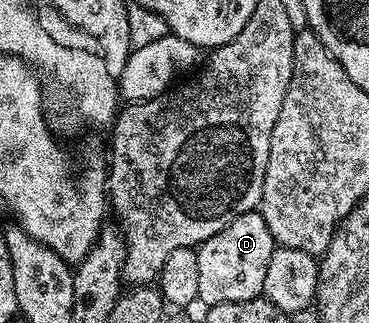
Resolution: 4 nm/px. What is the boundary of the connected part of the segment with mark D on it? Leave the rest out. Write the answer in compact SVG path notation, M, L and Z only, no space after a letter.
M258 209L237 216L217 236L209 236L196 249L198 265L198 301L204 307L229 304L233 300L253 300L260 297L276 243Z

